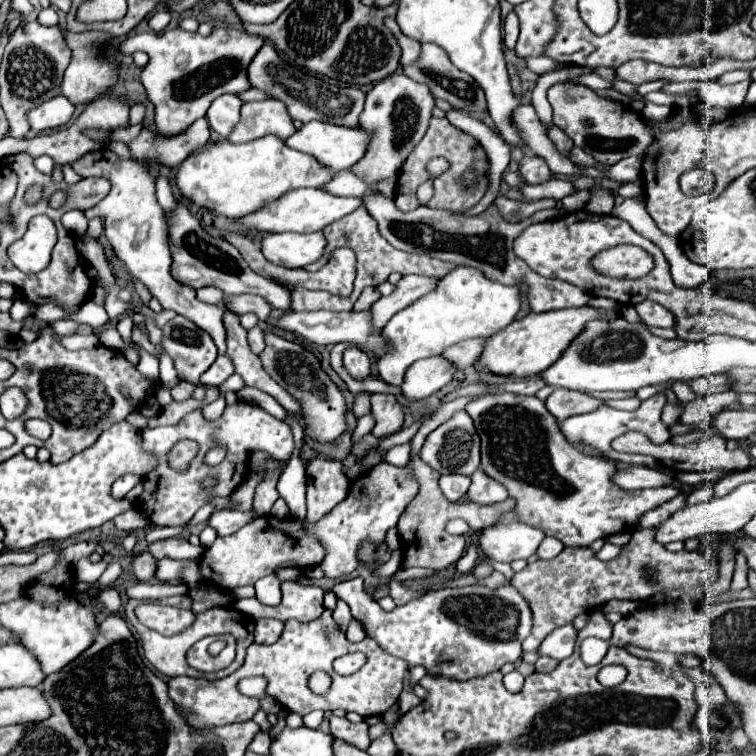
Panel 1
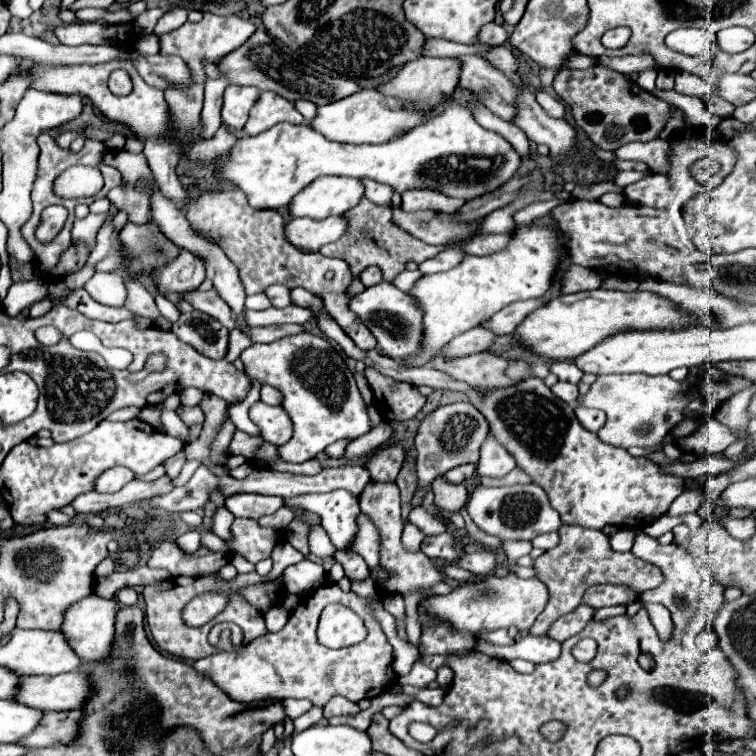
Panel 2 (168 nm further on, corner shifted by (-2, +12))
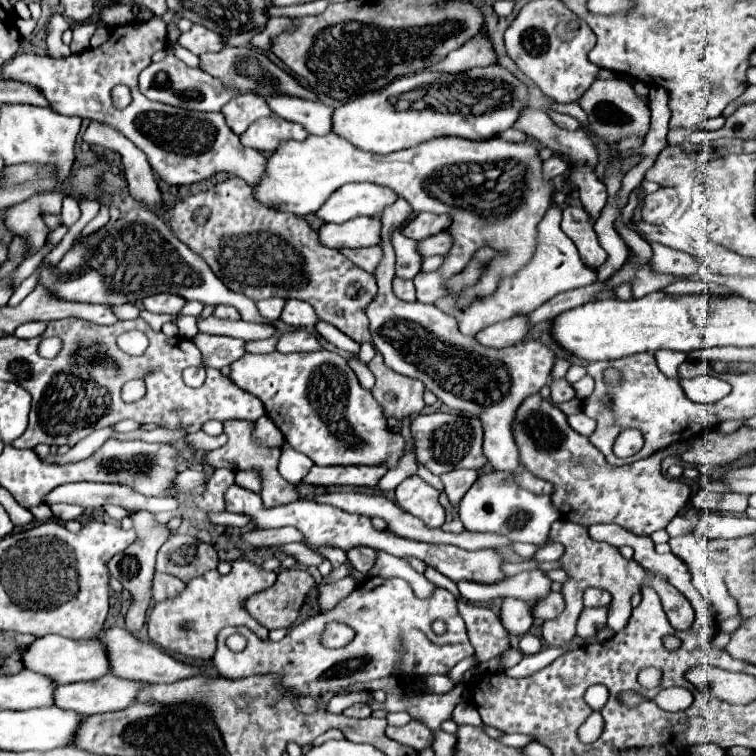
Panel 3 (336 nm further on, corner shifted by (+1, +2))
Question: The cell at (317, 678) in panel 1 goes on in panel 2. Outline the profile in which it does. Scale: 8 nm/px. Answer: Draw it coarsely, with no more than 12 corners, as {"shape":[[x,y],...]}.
{"shape":[[334,696],[324,706],[324,716],[354,716],[356,702]]}

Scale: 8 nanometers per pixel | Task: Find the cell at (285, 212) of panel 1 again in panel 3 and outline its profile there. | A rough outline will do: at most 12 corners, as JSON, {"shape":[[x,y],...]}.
{"shape":[[367,182],[345,184],[315,216],[345,222],[381,214],[393,190]]}

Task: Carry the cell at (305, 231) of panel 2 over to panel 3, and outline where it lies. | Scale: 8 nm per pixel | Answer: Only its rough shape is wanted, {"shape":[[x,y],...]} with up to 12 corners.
{"shape":[[353,218],[317,228],[327,248],[379,244],[379,218]]}

